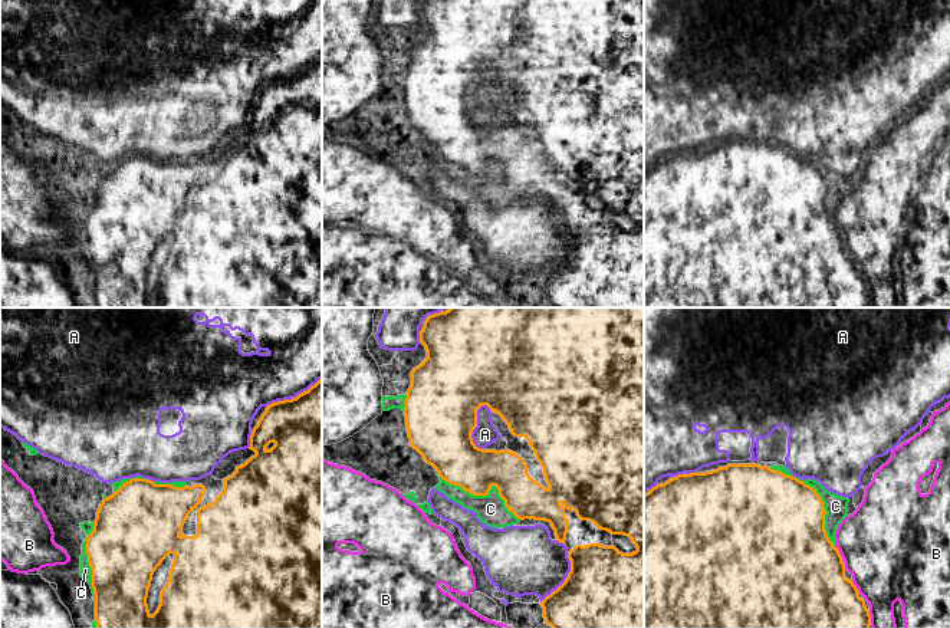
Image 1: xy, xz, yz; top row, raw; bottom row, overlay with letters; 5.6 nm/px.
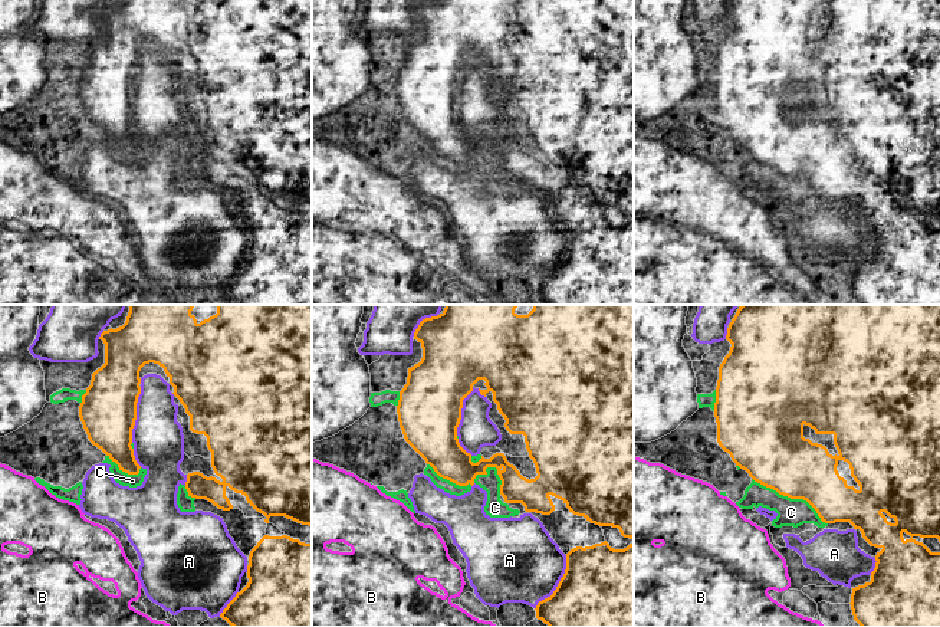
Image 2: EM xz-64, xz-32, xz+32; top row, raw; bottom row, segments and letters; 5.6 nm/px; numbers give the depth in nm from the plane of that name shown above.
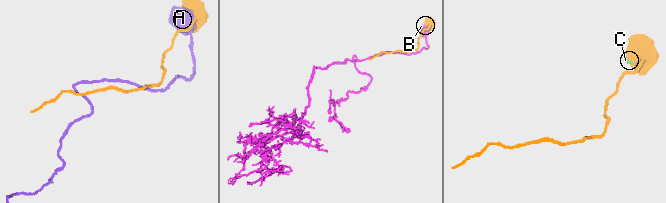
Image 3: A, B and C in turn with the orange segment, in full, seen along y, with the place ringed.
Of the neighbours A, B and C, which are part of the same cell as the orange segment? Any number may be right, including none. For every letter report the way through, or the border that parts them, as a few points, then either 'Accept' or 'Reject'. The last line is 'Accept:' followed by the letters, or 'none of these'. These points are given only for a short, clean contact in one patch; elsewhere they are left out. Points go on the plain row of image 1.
A: Reject
B: Reject
C: Accept
Accept: C

